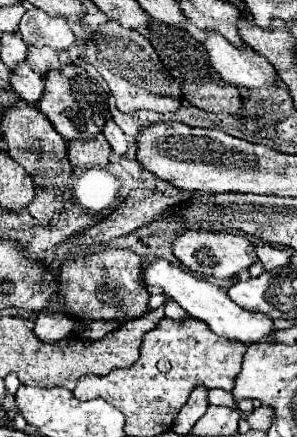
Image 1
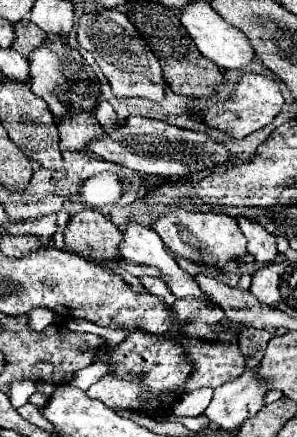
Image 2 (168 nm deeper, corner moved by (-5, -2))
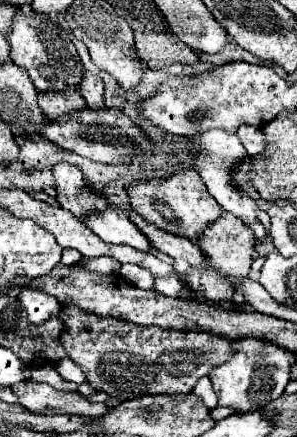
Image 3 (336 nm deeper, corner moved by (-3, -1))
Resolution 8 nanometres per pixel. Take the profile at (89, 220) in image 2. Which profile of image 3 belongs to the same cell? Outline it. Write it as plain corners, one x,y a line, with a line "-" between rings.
67,162
53,166
53,176
57,180
57,200
61,208
69,210
75,218
83,218
93,210
105,210
107,200
85,186
83,172

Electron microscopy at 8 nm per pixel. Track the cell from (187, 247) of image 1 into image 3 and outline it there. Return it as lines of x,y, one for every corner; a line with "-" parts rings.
193,170
177,172
167,180
151,180
151,182
133,182
129,186
129,198
133,210
155,228
183,236
191,242
197,242
203,236
203,230
217,222
223,214
221,206
213,200
213,196
205,190
205,184
201,182
201,176

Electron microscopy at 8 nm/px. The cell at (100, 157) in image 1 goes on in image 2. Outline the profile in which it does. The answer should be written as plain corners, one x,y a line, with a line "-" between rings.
67,115
67,119
55,119
57,129
59,129
59,139
61,147
69,151
85,151
87,143
91,139
103,137
103,127
99,125
87,125
85,119
95,119
95,115

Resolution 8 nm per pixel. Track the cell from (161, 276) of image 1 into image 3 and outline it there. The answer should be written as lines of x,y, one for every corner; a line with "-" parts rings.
107,206
101,214
89,214
89,218
83,218
83,222
105,242
129,244
139,252
151,252
153,248
149,238
129,220
123,210
115,206

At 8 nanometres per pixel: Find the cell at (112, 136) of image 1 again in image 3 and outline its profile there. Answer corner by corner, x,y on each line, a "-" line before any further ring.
83,72
83,82
81,82
81,96
87,100
87,106
93,110
105,108
105,96
103,96
103,80
97,74

